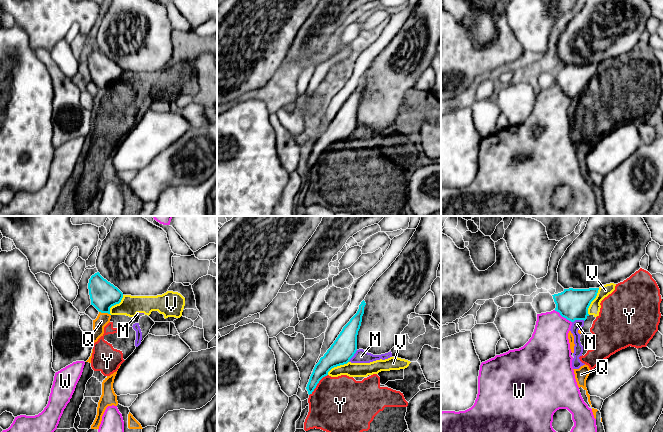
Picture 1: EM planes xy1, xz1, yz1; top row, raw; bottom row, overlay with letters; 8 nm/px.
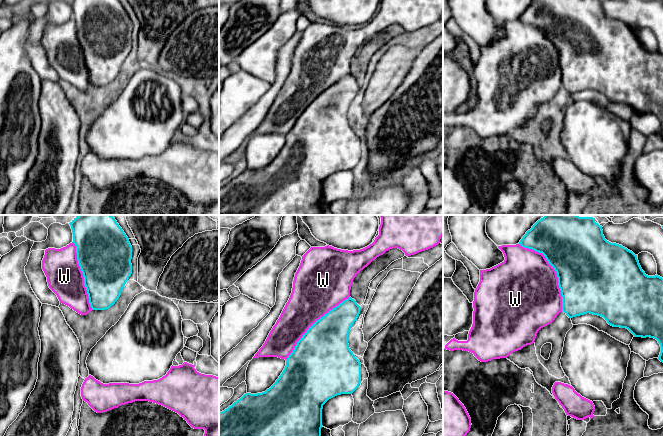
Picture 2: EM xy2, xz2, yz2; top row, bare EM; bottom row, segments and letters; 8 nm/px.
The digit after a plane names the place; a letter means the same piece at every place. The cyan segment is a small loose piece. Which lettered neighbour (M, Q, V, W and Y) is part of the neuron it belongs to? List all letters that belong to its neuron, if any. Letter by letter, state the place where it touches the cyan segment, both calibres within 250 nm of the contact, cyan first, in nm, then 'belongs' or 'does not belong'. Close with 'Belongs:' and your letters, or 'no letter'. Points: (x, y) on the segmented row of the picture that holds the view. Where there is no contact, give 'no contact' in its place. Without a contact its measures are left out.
M: yz1 (578, 319) | 260/80 nm | does not belong
Q: xy1 (105, 312) | 220/100 nm | does not belong
V: yz1 (592, 300) | 260/90 nm | does not belong
W: yz2 (555, 270) | 500/480 nm | belongs
Y: xz1 (317, 383) | 150/440 nm | does not belong
Belongs: W

